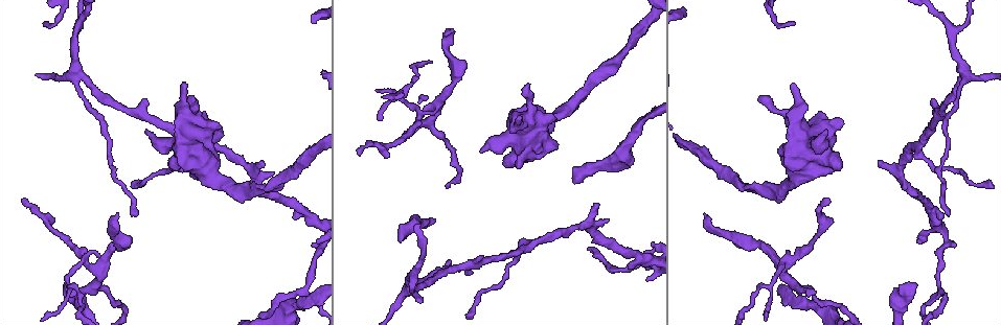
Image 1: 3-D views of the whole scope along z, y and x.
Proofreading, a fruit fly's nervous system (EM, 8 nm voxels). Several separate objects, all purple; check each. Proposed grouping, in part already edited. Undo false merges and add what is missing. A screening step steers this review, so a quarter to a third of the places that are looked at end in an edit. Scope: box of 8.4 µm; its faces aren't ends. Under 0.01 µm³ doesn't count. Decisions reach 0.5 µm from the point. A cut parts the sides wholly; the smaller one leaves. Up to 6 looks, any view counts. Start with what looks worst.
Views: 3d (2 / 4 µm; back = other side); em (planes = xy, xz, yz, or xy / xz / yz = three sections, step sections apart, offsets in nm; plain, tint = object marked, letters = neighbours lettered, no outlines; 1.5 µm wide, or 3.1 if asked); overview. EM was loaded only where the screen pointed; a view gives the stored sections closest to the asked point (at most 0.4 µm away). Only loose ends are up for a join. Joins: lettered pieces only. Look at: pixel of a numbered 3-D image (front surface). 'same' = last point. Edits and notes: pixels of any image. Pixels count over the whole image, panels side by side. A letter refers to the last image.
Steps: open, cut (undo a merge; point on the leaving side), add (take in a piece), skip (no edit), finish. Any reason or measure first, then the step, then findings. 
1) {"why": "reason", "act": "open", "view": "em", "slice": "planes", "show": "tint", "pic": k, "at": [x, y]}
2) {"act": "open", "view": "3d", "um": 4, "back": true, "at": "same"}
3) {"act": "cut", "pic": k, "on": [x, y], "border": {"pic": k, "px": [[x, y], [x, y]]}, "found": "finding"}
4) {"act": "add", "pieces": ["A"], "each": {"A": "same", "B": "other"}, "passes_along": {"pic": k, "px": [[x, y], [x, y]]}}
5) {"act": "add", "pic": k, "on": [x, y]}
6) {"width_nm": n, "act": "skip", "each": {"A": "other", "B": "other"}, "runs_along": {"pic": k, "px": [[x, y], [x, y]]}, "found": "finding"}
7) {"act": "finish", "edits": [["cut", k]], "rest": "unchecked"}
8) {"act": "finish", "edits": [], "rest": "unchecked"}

{"why": "thick end", "act": "open", "view": "em", "slice": "planes", "show": "letters", "pic": 1, "at": [539, 145]}

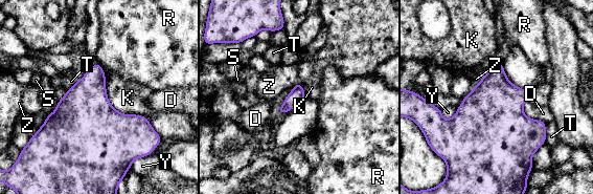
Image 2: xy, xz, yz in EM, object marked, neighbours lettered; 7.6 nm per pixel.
{"longest_contact_nm": ["K", 650], "act": "skip", "each": {"D": "other", "K": "other", "R": "other", "S": "other", "T": "other", "Y": "other", "Z": "other"}, "border": {"pic": 2, "px": [[105, 76], [108, 101], [161, 138]]}, "found": "no lettered piece goes on from it"}

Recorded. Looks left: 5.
{"act": "open", "view": "em", "slice": "planes", "show": "plain", "pic": 1, "at": [359, 156]}

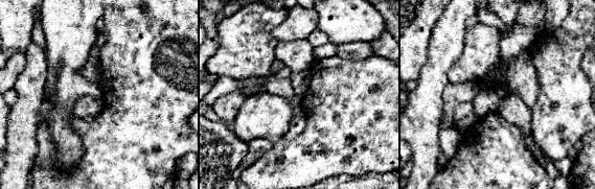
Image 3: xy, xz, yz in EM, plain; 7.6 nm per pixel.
{"act": "open", "view": "em", "slice": "planes", "show": "letters", "at": "same"}

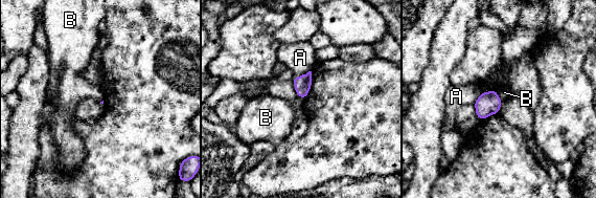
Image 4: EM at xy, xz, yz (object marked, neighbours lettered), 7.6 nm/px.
{"longest_contact_nm": ["A", 150], "act": "skip", "each": {"A": "other", "B": "other"}, "border": {"pic": 4, "px": [[496, 90], [502, 102]]}, "found": "none of them fits"}

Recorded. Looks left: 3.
{"why": "thin end", "act": "open", "view": "em", "slice": "planes", "show": "tint", "pic": 1, "at": [593, 203]}

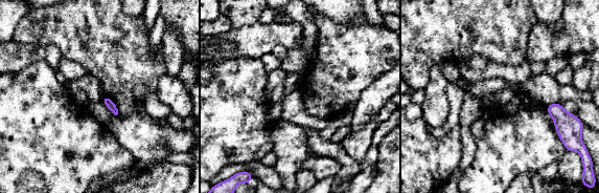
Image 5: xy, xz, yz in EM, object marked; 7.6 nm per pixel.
{"why": "see the neighbours", "act": "open", "view": "em", "slice": "planes", "show": "letters", "at": "same"}

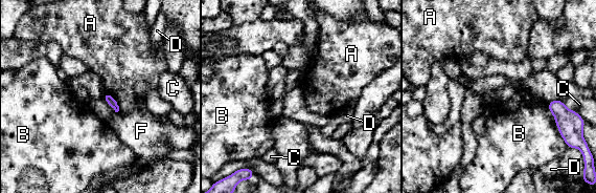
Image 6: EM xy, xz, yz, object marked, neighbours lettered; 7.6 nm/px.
{"act": "skip", "each": {"A": "other", "B": "other", "C": "other", "D": "other", "F": "other"}, "border": {"pic": 6, "px": [[106, 91], [117, 102], [119, 110]]}, "found": "no lettered piece goes on from it"}

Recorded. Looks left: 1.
{"act": "finish", "edits": [], "rest": "unchecked"}

